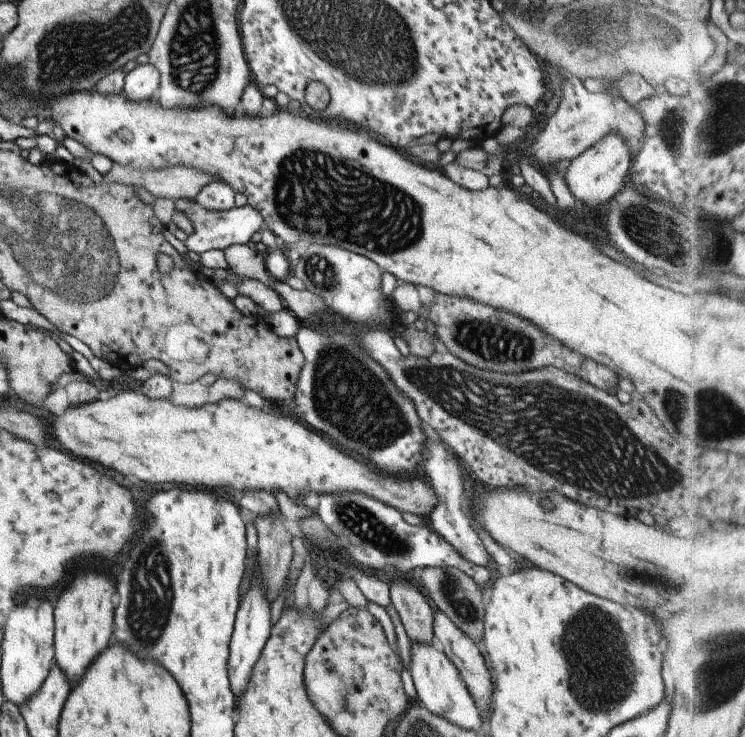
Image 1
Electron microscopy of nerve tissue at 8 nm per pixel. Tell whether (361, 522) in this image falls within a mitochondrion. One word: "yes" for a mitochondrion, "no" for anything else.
yes

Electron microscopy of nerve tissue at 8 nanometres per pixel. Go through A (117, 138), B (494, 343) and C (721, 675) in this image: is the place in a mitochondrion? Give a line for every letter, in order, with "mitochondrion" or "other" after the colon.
A: other
B: mitochondrion
C: mitochondrion

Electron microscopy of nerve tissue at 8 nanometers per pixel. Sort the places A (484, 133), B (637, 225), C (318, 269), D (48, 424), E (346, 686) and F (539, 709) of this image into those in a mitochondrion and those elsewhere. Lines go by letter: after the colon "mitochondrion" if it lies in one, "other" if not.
A: other
B: mitochondrion
C: mitochondrion
D: other
E: other
F: other

